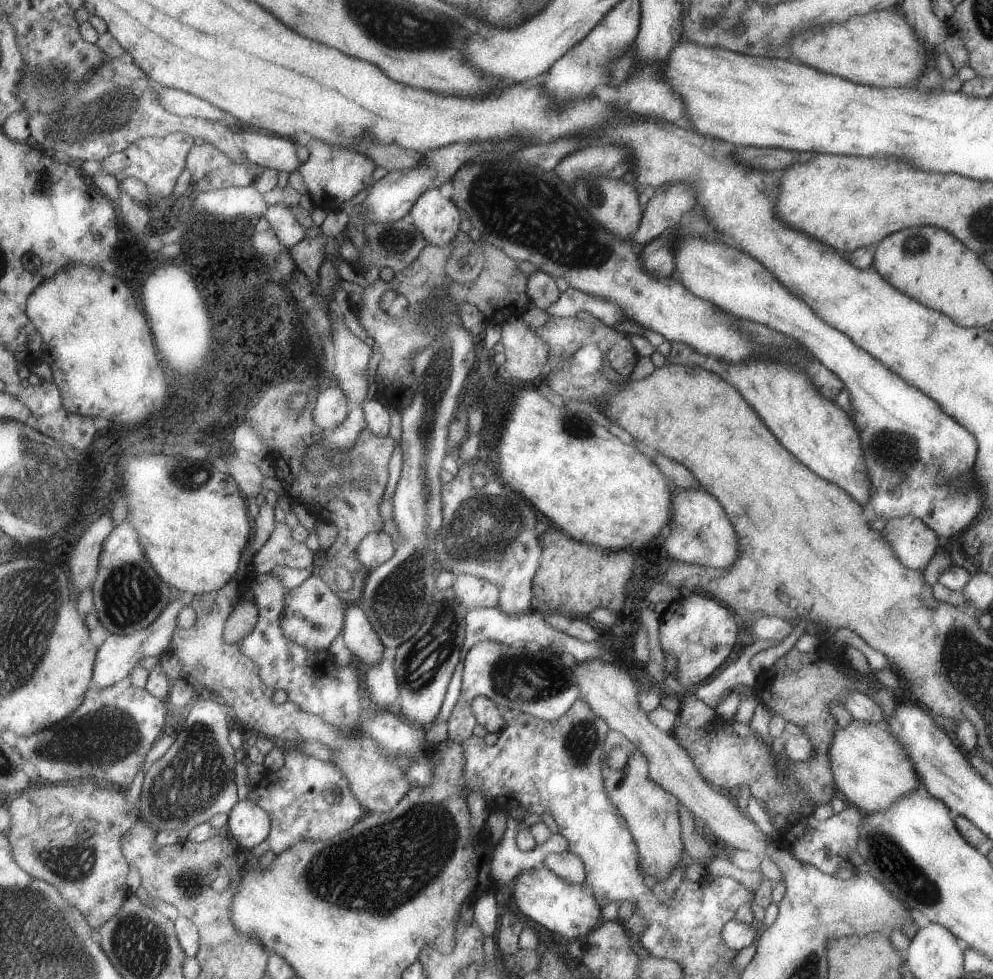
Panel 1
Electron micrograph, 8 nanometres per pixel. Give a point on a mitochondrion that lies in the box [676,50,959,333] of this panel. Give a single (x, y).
(915, 244)

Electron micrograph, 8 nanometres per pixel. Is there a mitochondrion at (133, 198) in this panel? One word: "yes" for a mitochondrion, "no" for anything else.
no

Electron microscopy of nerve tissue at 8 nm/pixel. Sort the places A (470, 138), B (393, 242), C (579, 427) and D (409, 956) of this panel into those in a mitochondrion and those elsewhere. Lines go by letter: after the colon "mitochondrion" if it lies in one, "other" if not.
A: other
B: mitochondrion
C: mitochondrion
D: other

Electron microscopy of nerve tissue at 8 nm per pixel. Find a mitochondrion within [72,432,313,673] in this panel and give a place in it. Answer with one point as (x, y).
(130, 595)

